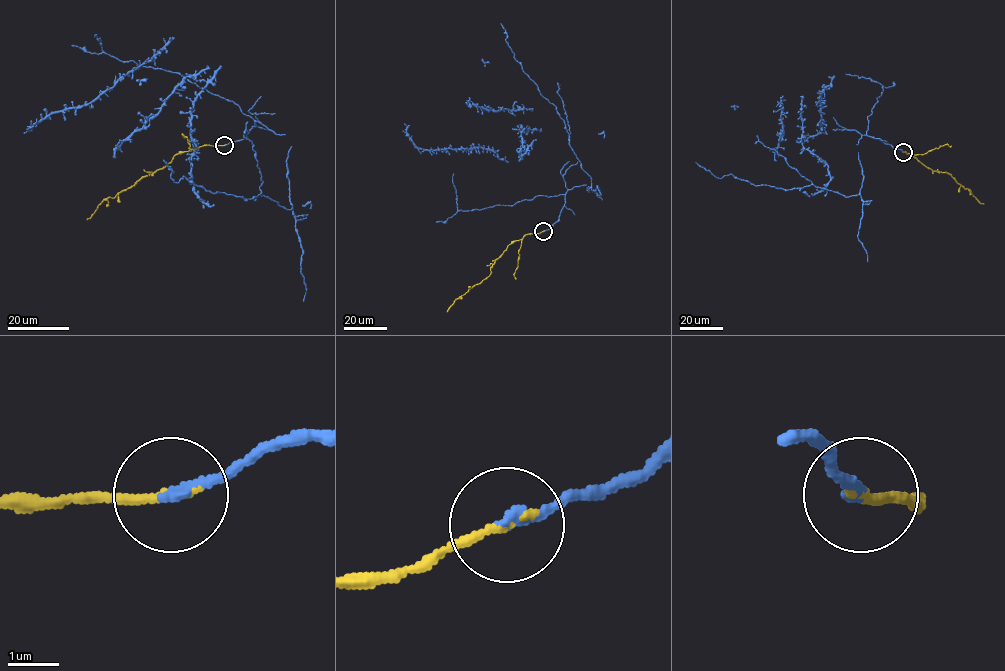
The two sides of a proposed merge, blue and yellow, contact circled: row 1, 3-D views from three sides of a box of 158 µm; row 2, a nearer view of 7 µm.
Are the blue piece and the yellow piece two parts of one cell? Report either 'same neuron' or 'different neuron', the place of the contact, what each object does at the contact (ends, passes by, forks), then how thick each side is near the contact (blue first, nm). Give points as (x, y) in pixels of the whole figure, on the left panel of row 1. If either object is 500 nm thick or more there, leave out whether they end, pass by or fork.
same neuron; place (224, 145); blue ends; yellow ends; calibres 240 and 170 nm

